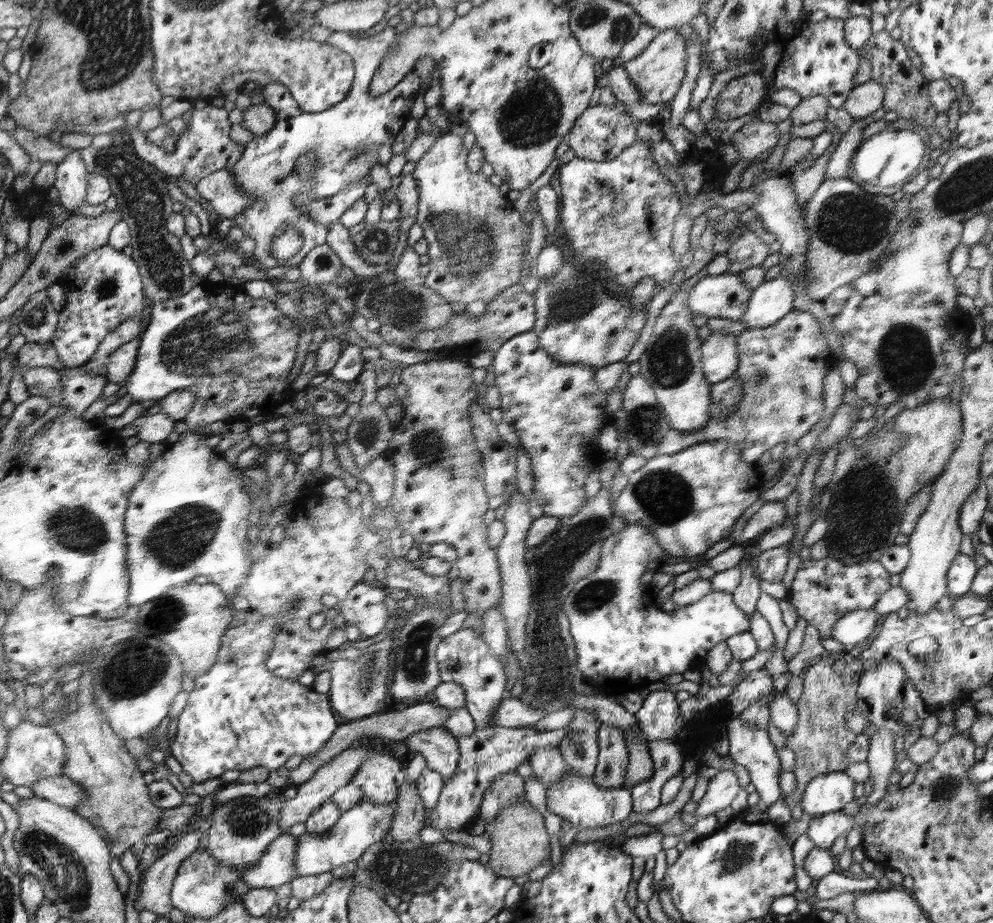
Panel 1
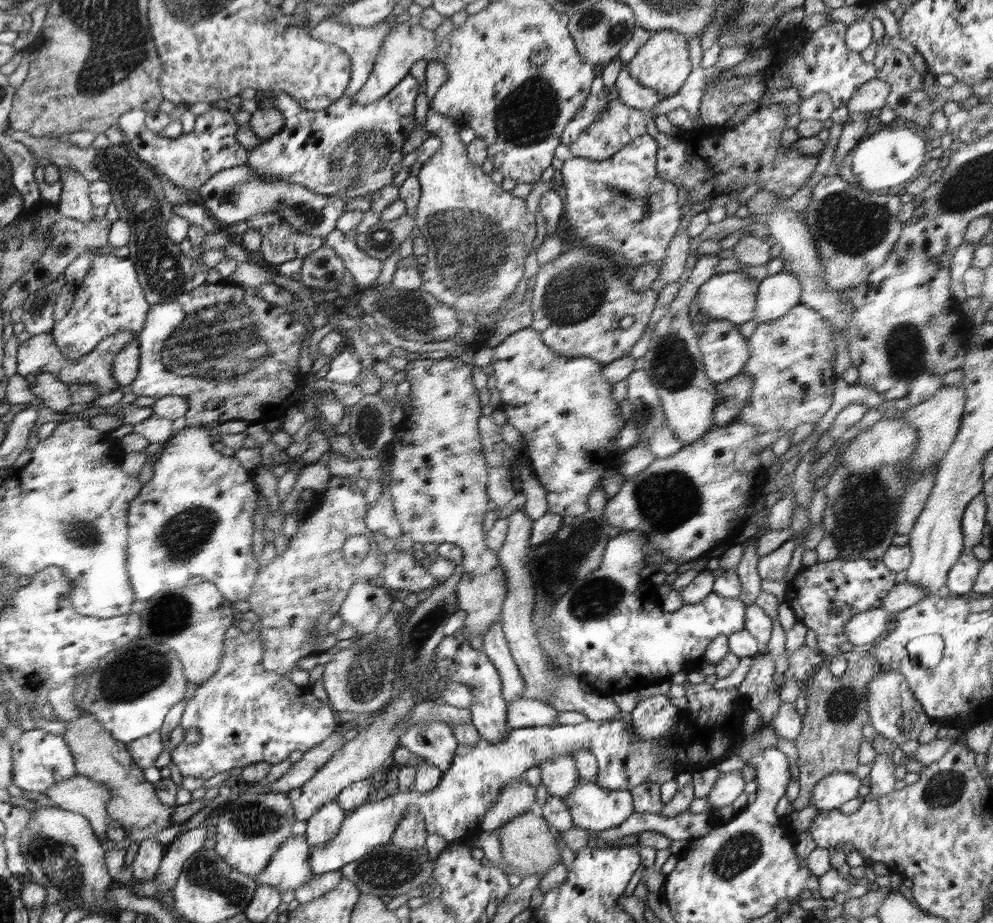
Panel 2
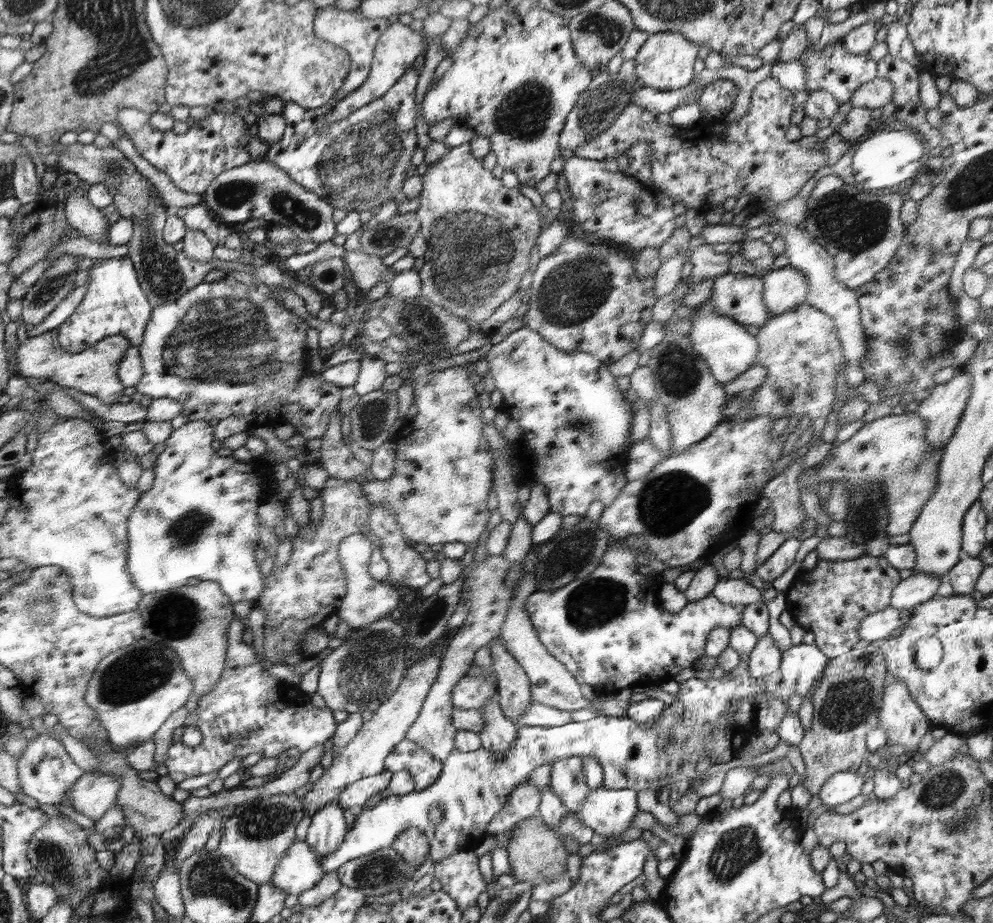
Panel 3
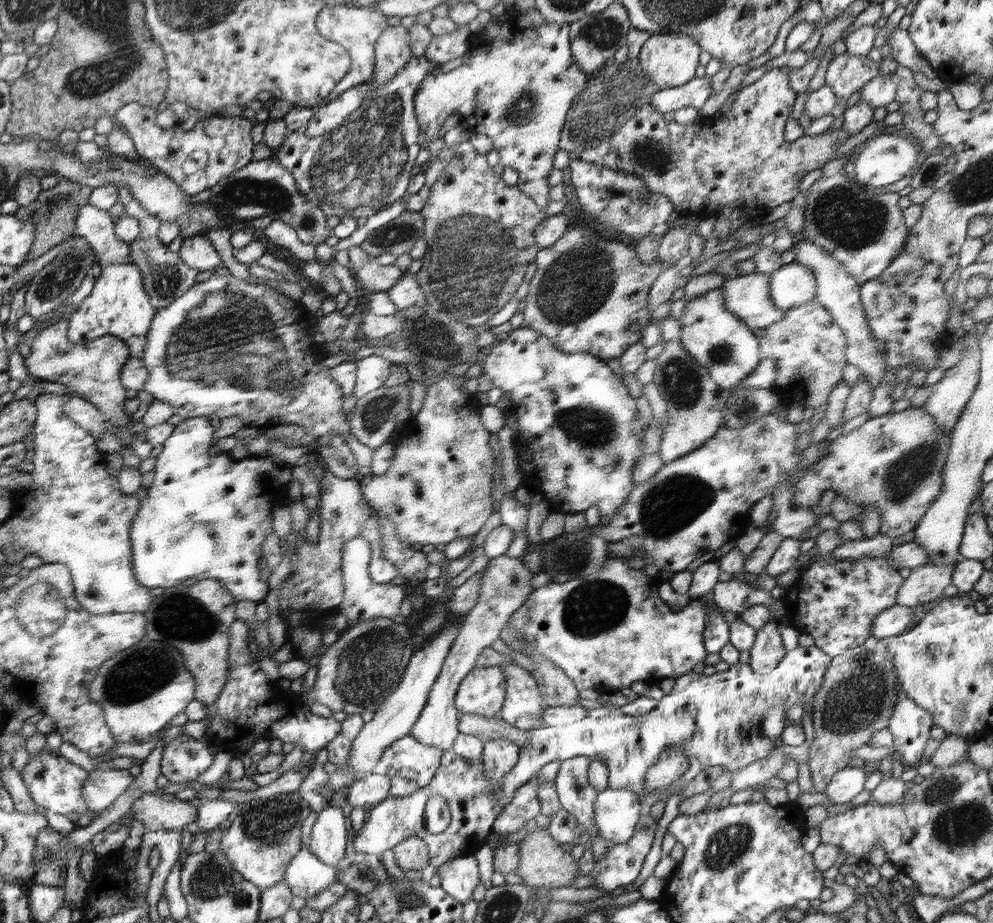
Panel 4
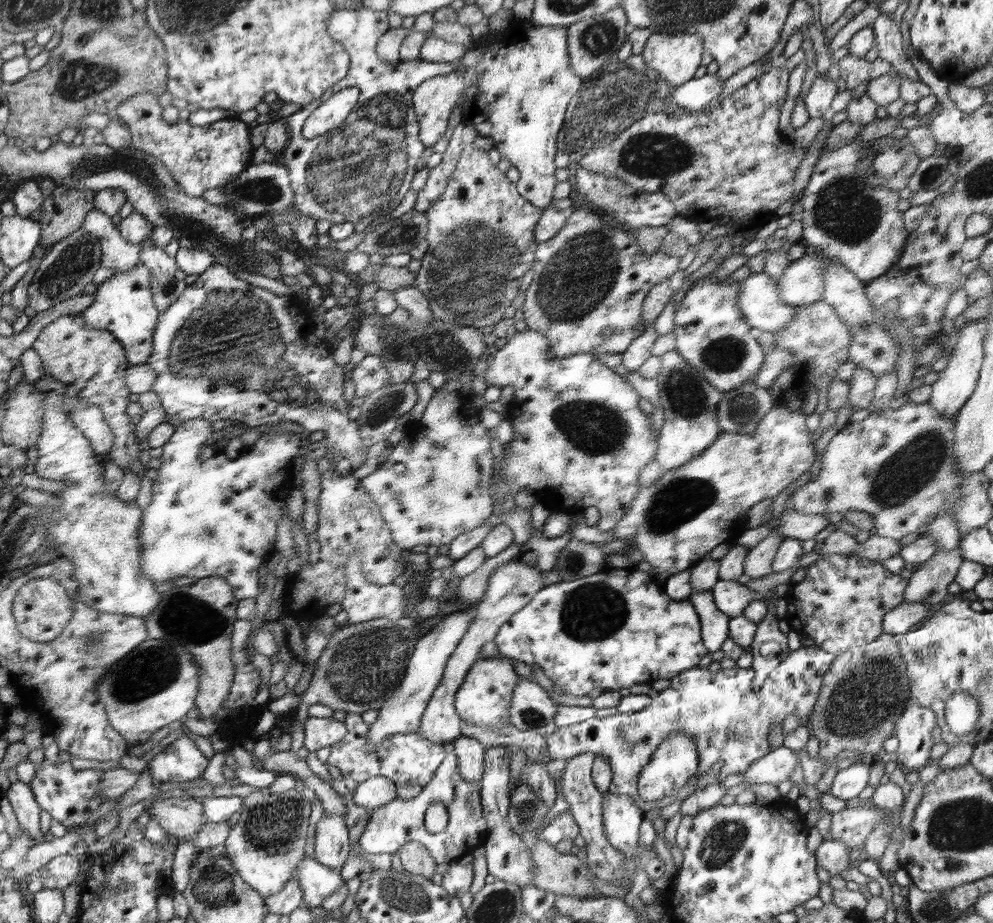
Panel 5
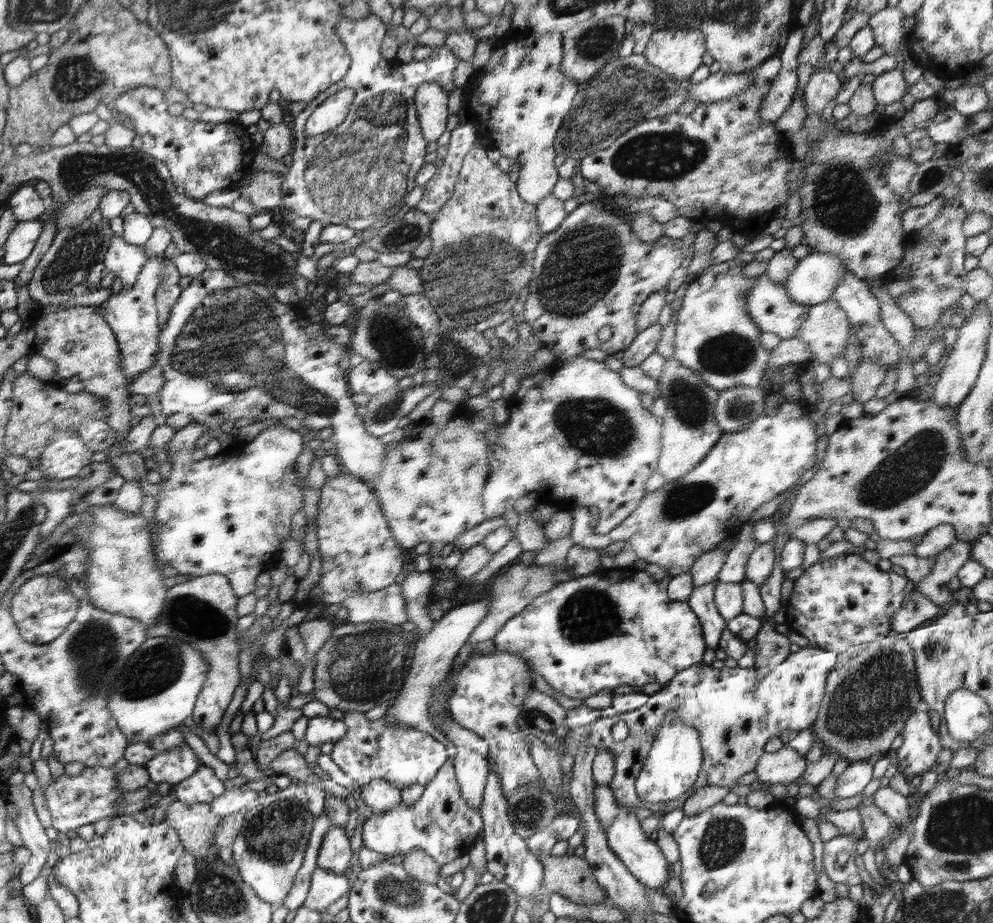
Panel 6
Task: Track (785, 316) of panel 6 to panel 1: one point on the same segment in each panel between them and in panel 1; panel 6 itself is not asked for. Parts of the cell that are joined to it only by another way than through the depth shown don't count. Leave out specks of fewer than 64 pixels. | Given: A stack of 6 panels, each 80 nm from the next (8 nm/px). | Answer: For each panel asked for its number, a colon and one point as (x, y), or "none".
1: (715, 296)
2: (732, 296)
3: (740, 296)
4: (748, 296)
5: (758, 298)

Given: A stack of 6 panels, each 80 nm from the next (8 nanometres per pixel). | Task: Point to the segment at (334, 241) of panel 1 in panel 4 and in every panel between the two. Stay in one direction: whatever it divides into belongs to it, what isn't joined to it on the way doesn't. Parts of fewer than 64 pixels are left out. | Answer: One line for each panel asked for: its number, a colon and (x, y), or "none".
2: (364, 269)
3: (365, 270)
4: (372, 275)

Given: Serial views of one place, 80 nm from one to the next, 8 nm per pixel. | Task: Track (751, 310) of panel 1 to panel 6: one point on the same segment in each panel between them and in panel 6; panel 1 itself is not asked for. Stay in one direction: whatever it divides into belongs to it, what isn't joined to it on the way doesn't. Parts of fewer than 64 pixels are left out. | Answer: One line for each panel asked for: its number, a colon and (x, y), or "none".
2: (777, 294)
3: (784, 288)
4: (794, 284)
5: (802, 284)
6: (813, 281)

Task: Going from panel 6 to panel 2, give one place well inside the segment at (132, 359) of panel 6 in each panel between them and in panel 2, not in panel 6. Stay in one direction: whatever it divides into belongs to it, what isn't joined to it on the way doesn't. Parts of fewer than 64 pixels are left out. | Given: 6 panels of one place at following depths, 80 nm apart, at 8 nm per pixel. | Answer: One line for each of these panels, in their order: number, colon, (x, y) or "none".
2: (111, 299)
3: (115, 303)
4: (119, 305)
5: (124, 304)

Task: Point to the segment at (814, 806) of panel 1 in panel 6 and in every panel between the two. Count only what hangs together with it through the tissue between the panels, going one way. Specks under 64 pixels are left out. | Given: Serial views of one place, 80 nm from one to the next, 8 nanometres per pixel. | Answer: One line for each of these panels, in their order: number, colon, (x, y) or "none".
2: (835, 789)
3: (841, 787)
4: (848, 782)
5: (848, 783)
6: (855, 778)

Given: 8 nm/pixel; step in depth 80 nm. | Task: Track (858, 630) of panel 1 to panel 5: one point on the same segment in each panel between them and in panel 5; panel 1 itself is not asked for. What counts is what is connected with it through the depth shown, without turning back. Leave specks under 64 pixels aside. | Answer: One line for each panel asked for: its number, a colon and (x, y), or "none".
2: (869, 626)
3: (881, 624)
4: (893, 621)
5: (899, 620)

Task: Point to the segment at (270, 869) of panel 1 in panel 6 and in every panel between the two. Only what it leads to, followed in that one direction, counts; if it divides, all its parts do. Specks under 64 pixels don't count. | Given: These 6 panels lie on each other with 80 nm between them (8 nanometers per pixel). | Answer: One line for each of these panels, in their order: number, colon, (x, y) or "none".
2: (289, 869)
3: (300, 869)
4: (307, 875)
5: (317, 881)
6: (326, 888)

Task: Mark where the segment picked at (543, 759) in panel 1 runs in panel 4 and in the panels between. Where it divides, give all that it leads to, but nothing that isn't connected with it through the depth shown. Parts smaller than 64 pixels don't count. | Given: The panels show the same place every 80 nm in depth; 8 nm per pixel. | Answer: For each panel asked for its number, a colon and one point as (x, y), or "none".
2: (559, 774)
3: (567, 780)
4: (576, 795)

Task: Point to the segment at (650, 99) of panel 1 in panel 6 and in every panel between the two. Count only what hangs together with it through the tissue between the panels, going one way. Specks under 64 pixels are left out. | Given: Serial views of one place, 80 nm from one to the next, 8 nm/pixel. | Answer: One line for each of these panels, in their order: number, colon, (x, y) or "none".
2: (663, 64)
3: (665, 62)
4: (670, 60)
5: (676, 57)
6: (678, 53)

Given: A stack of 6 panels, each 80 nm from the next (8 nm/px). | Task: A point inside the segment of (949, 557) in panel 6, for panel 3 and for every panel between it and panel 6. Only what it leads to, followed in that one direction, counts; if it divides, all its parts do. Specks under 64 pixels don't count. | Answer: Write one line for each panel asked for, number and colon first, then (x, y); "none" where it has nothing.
3: (920, 587)
4: (925, 584)
5: (929, 584)

